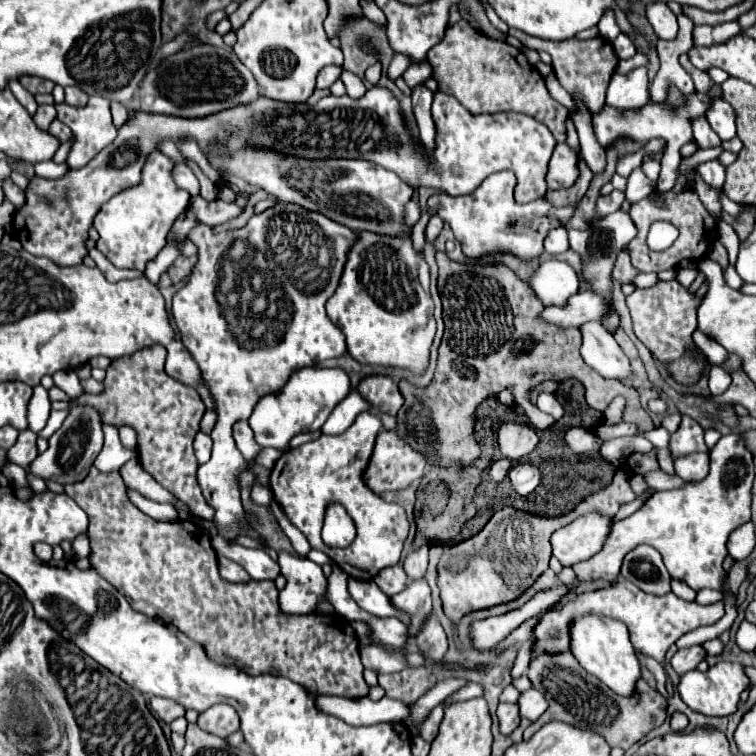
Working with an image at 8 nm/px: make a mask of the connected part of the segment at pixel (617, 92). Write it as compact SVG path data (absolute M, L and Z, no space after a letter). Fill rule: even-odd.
M636 68L628 74L614 74L606 90L606 104L624 112L632 108L642 108L650 102L646 68Z

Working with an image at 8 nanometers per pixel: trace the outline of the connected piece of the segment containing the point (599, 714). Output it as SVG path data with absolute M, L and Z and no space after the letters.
M542 652L534 656L530 660L528 678L532 686L544 694L548 710L524 730L526 740L534 732L538 732L544 724L552 720L562 720L566 724L598 732L612 748L620 746L628 750L632 744L642 740L650 730L658 728L666 720L666 706L668 706L666 700L656 690L652 690L642 678L636 682L636 692L624 698L620 694L614 694L614 690L602 684L596 676L588 674L570 652L556 652L556 654Z

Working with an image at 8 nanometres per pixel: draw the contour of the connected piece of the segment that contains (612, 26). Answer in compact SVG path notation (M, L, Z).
M612 8L604 10L604 14L602 14L600 22L598 22L598 28L600 28L600 36L606 38L606 40L610 40L610 42L620 34L620 26L616 22L616 16L614 16Z

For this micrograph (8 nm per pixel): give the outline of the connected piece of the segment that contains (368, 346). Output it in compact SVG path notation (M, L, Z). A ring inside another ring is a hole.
M370 232L358 234L358 244L350 250L350 260L346 262L340 286L326 302L330 318L344 332L350 356L360 364L378 364L388 368L402 368L416 376L422 376L428 368L430 346L436 334L434 322L434 302L430 296L430 272L424 256L416 254L412 240L398 240L390 236L374 236Z

